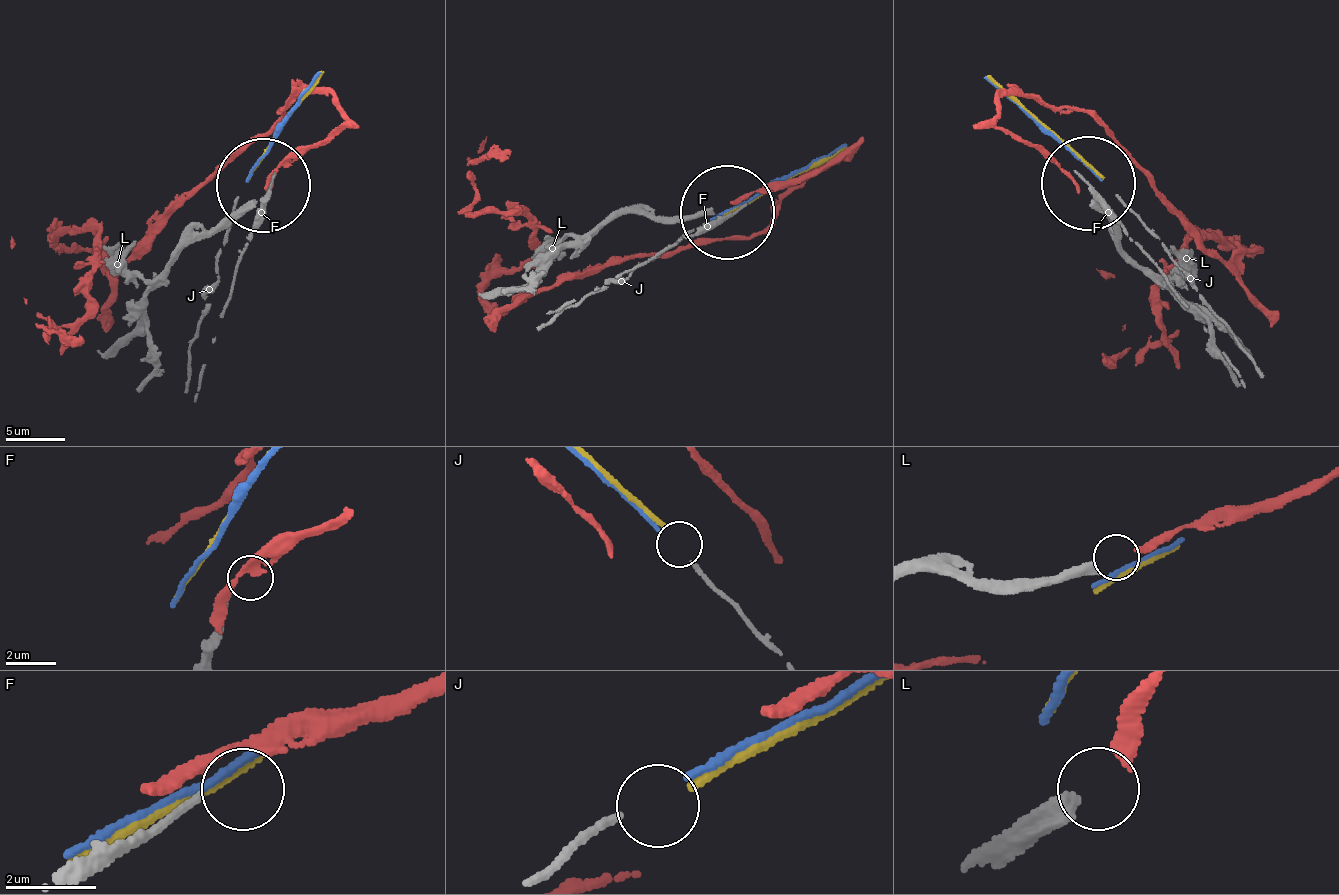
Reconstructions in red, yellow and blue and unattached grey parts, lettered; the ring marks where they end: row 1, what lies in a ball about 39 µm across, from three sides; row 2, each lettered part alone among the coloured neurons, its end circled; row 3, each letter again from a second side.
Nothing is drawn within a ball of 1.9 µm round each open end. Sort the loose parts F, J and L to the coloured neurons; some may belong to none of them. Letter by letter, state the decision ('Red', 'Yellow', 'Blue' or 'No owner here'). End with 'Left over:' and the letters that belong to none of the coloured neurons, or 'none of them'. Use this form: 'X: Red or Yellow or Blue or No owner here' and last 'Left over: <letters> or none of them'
F: No owner here
J: Yellow
L: Red
Left over: F

